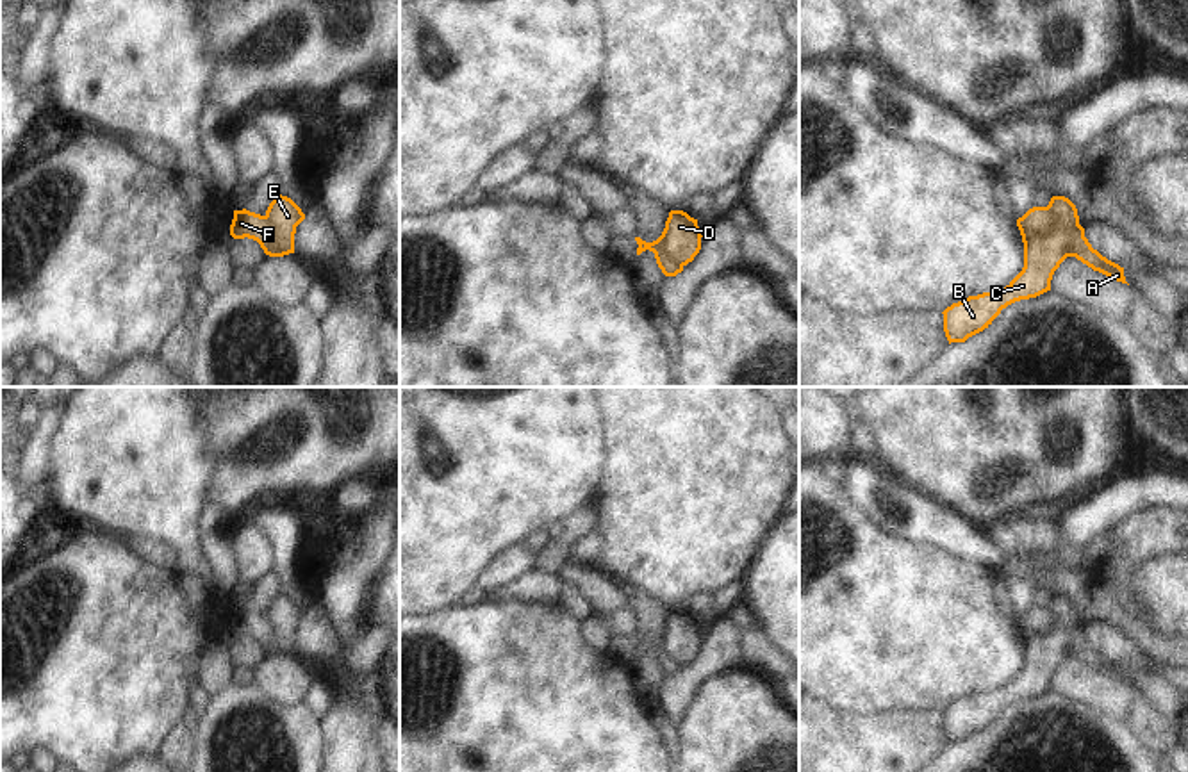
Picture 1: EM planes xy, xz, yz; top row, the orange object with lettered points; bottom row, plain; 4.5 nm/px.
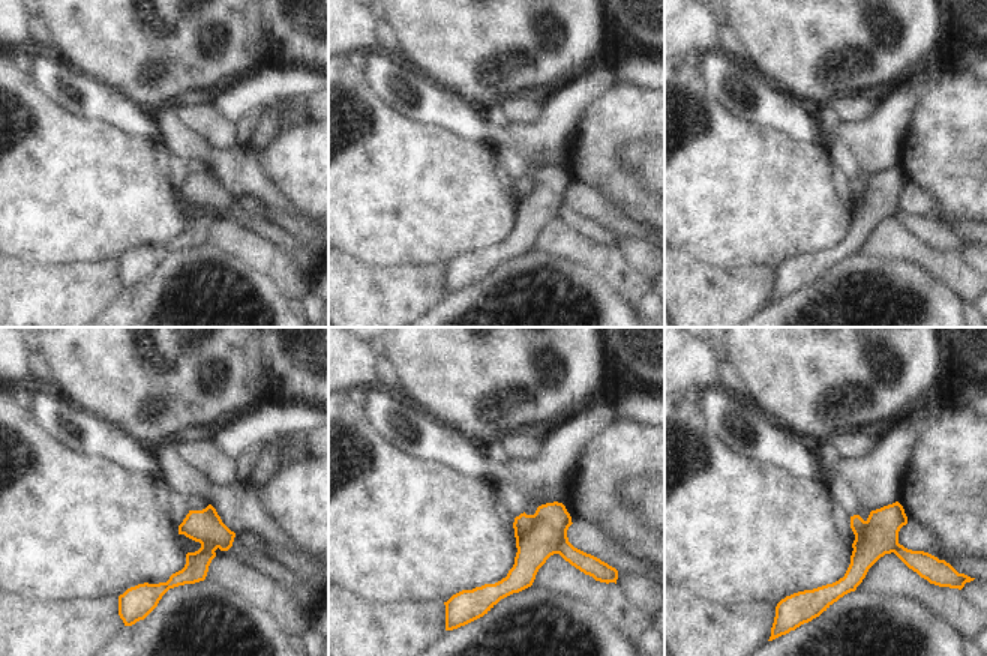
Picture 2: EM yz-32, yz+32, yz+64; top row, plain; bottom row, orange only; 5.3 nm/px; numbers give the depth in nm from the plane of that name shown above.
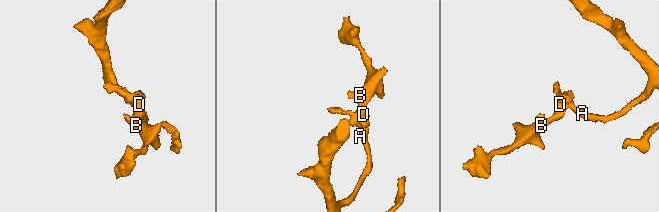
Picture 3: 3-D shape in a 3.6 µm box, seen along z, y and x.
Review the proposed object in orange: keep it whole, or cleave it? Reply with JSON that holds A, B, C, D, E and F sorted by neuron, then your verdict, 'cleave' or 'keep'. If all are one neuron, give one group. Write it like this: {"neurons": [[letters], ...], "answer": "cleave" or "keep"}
{"neurons": [["A", "F"], ["B", "C", "D", "E"]], "answer": "cleave"}

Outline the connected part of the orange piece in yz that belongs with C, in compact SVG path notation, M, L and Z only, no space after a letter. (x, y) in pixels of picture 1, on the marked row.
M1052 196L1047 209L1054 216L1054 226L1022 239L1024 267L1004 289L969 296L942 312L949 344L983 332L1008 305L1051 291L1054 271L1070 257L1068 228L1079 225L1079 216L1065 196Z

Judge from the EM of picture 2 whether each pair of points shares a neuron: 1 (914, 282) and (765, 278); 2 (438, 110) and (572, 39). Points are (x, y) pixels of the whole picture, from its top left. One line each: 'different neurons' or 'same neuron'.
1: different neurons
2: different neurons

